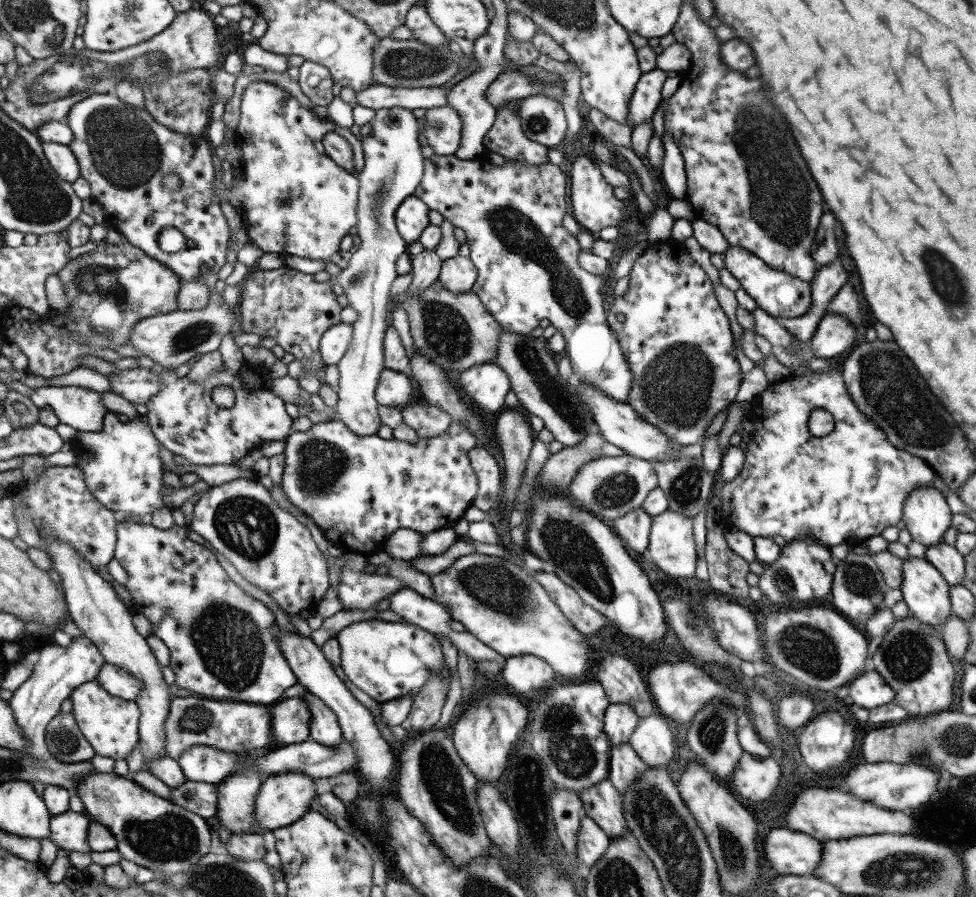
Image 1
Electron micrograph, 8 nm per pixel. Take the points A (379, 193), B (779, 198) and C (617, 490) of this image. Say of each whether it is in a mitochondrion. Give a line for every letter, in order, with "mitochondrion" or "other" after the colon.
A: mitochondrion
B: mitochondrion
C: mitochondrion

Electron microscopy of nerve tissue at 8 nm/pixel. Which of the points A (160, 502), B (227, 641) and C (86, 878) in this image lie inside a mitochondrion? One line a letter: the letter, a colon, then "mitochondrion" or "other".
A: other
B: mitochondrion
C: other

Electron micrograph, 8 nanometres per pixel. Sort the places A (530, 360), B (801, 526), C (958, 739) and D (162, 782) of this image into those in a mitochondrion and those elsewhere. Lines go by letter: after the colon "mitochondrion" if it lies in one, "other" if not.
A: mitochondrion
B: other
C: mitochondrion
D: other

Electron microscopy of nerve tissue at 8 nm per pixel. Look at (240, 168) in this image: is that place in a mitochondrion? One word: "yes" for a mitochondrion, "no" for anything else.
no

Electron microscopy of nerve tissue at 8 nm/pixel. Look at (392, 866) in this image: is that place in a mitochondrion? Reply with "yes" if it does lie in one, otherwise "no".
no

